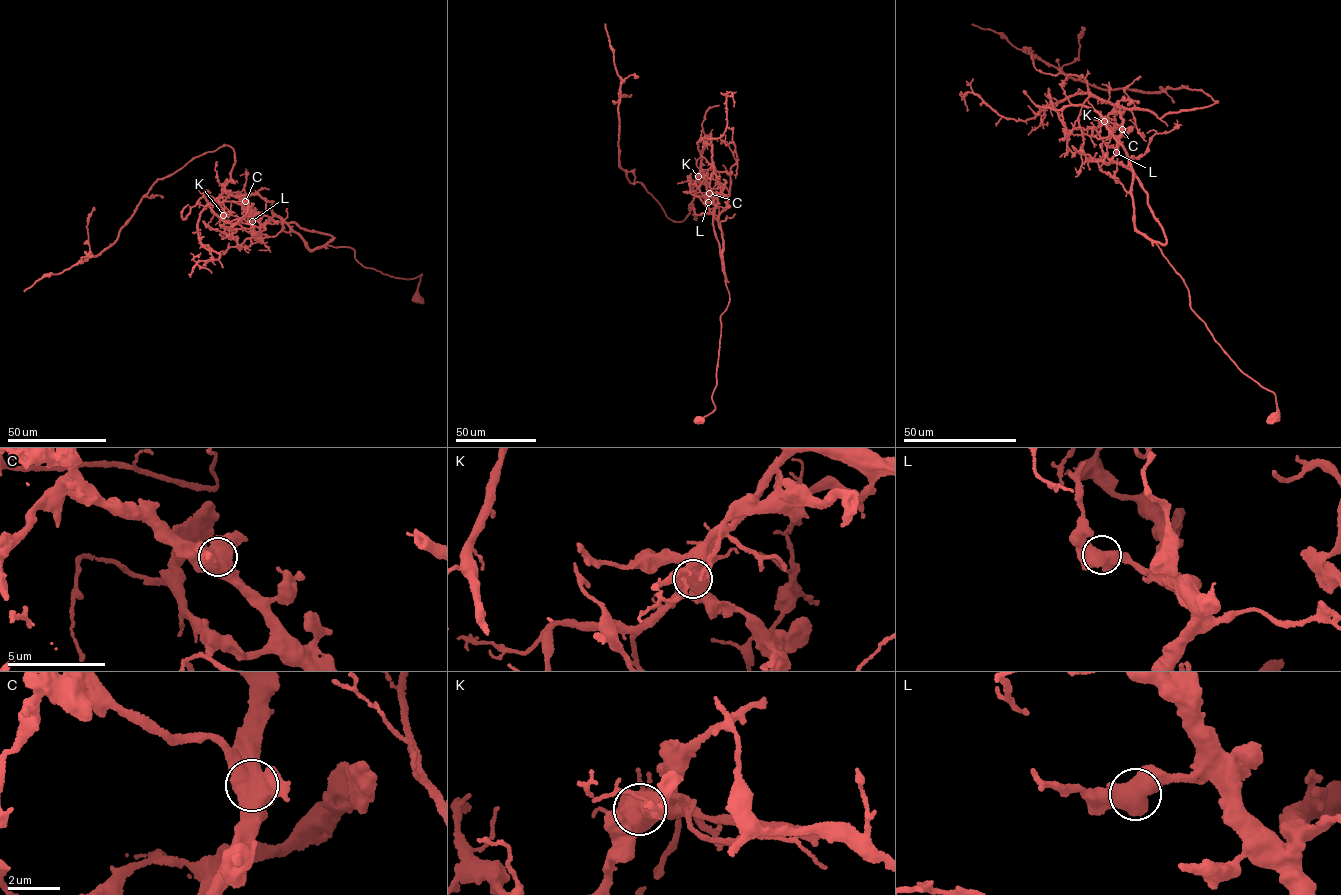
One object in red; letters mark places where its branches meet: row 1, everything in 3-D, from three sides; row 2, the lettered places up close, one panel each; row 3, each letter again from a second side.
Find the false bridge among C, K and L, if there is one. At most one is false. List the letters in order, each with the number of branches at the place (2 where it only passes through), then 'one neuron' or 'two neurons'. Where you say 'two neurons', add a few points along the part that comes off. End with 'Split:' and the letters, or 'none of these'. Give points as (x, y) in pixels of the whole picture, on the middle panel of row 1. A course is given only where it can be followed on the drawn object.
C: 3 branches meet; one neuron
K: 5 branches meet; two neurons; foreign part runs (698, 176), (689, 214), (677, 222), (667, 217), (642, 183), (628, 179), (619, 159), (621, 78), (605, 24)
L: 4 branches meet; one neuron
Split: K

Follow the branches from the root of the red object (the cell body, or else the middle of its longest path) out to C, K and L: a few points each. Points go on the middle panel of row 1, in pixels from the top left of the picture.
C: (699, 420), (715, 409), (712, 395), (717, 382), (720, 317), (730, 299), (713, 224), (715, 206), (709, 193)
K: (699, 420), (715, 409), (712, 395), (717, 382), (720, 317), (730, 299), (713, 224), (715, 206), (698, 176)
L: (699, 420), (715, 409), (712, 395), (717, 382), (720, 317), (730, 299), (713, 224), (715, 206), (708, 202)

